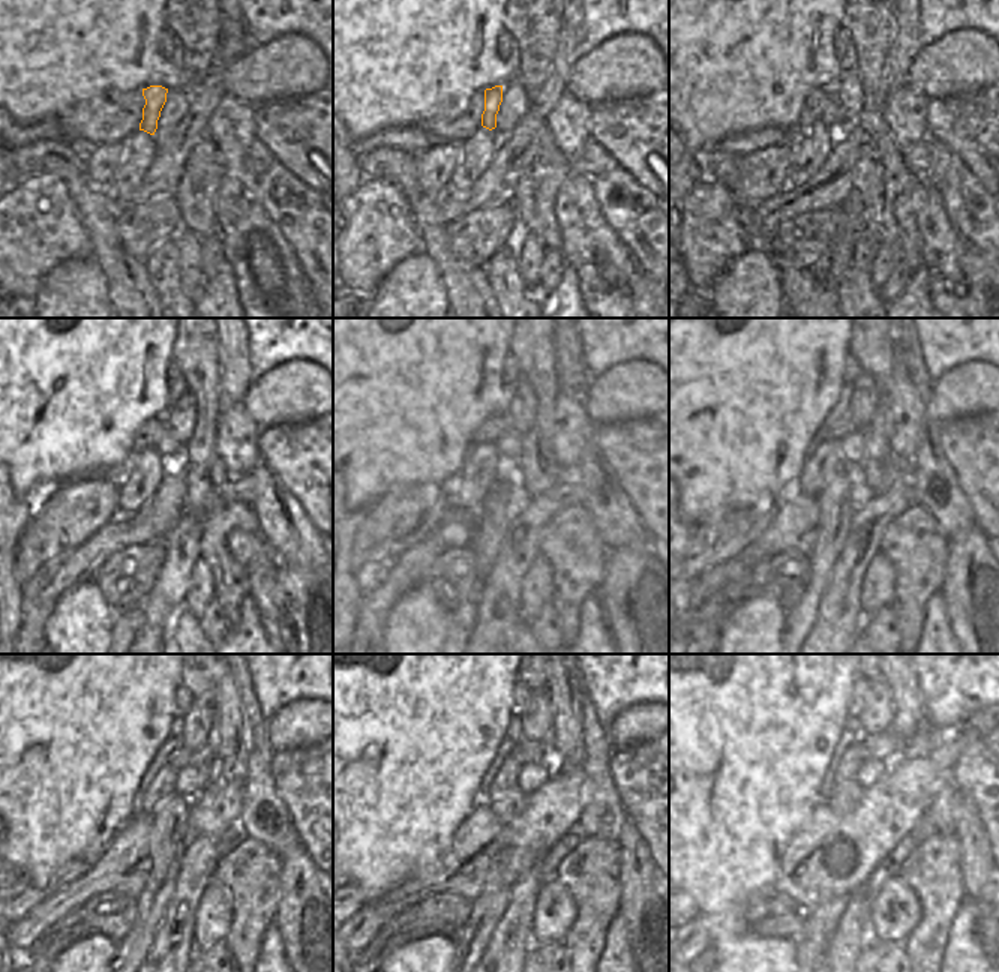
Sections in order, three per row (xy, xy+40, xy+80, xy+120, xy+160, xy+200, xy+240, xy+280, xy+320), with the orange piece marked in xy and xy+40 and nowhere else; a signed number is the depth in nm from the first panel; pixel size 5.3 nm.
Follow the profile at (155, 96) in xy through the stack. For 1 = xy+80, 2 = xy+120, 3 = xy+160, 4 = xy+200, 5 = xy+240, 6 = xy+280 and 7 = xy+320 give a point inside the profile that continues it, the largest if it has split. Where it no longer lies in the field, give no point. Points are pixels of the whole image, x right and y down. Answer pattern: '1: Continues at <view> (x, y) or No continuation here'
1: Continues at xy+80 (831, 116)
2: Continues at xy+120 (168, 447)
3: Continues at xy+160 (509, 446)
4: Continues at xy+200 (852, 446)
5: Continues at xy+240 (192, 779)
6: Continues at xy+280 (531, 776)
7: Continues at xy+320 (870, 771).

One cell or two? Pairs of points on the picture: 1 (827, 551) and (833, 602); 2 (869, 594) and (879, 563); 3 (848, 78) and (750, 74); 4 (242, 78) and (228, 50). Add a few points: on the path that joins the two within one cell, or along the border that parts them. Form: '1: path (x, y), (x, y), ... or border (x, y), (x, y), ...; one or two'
1: border (843, 546), (816, 612); two
2: path (876, 587), (879, 584), (879, 570); one
3: border (845, 71), (831, 87); two
4: border (251, 47), (239, 57), (219, 66); two

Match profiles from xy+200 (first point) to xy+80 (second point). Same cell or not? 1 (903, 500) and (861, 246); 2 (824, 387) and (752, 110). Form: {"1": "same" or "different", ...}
{"1": "different", "2": "same"}

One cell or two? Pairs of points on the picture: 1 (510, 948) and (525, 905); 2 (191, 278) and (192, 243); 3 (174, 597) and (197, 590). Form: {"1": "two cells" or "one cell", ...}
{"1": "one cell", "2": "one cell", "3": "two cells"}

